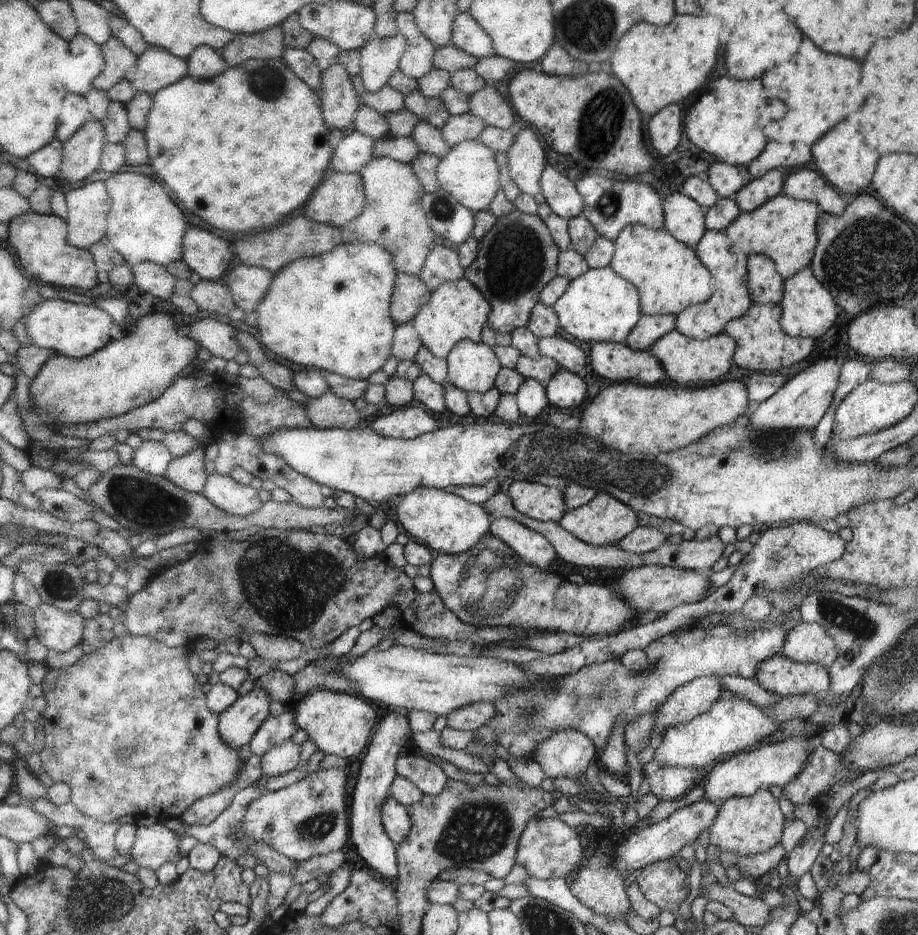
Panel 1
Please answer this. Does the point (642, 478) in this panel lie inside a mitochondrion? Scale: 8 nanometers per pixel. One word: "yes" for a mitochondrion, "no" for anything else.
yes

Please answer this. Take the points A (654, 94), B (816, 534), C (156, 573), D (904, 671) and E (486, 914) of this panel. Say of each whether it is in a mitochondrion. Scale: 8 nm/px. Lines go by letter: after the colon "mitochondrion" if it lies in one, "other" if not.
A: other
B: other
C: other
D: mitochondrion
E: other

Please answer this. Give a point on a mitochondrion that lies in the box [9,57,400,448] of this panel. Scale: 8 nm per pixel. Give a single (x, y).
(267, 82)

